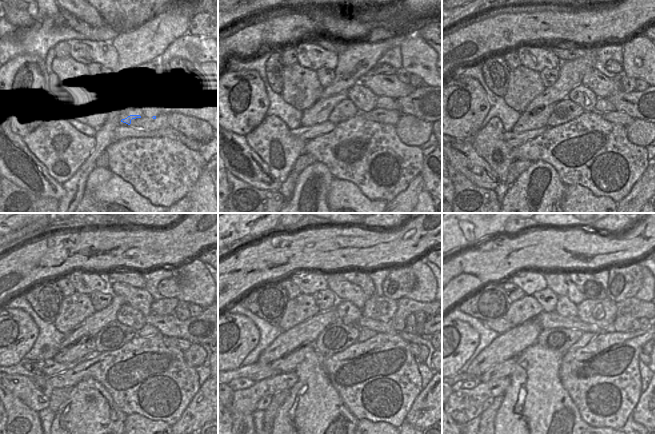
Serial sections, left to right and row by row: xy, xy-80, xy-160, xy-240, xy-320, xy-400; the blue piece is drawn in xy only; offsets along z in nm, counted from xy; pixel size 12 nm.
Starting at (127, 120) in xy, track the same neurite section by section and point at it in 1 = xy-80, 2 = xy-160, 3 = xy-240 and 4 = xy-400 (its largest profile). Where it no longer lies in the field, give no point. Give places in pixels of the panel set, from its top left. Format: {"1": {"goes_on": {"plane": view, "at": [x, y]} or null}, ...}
{"1": {"goes_on": {"plane": "xy-80", "at": [392, 117]}}, "2": {"goes_on": {"plane": "xy-160", "at": [618, 117]}}, "3": {"goes_on": {"plane": "xy-240", "at": [182, 344]}}, "4": {"goes_on": {"plane": "xy-400", "at": [644, 357]}}}

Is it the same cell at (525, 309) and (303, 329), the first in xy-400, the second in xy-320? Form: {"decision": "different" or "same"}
{"decision": "different"}

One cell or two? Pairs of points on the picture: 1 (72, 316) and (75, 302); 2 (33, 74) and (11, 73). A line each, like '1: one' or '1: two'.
1: one
2: one

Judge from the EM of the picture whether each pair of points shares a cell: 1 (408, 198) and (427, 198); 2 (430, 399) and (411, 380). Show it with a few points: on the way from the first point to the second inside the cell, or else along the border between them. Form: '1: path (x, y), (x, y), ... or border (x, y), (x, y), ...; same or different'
1: border (423, 189), (419, 194), (417, 202); different
2: border (422, 389), (409, 410); different

